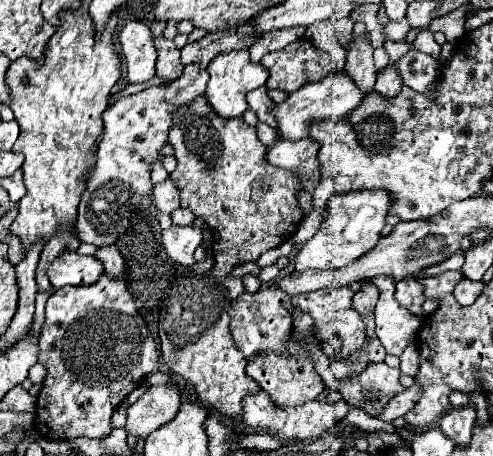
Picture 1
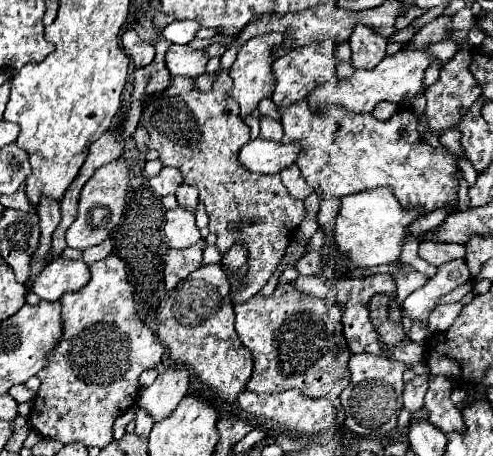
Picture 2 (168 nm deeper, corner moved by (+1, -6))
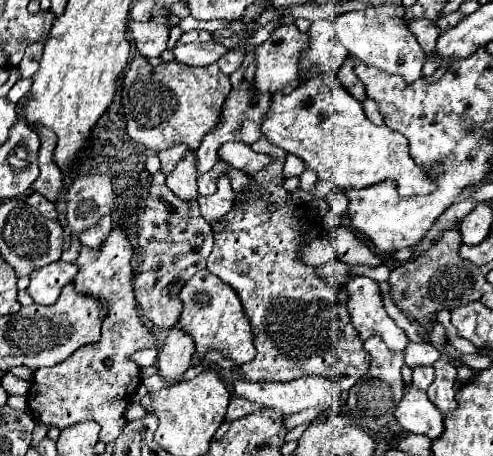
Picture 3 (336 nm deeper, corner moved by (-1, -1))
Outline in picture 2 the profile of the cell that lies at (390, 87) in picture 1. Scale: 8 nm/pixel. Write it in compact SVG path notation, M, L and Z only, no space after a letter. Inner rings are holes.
M380 102L376 104L376 108L372 110L372 116L378 118L378 120L388 120L390 114L394 114L398 110L398 104L392 104L392 102Z

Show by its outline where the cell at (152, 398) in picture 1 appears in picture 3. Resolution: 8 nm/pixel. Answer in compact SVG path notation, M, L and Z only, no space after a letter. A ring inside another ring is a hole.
M178 325L170 329L166 341L158 353L158 371L166 381L176 381L190 367L196 345L192 337Z

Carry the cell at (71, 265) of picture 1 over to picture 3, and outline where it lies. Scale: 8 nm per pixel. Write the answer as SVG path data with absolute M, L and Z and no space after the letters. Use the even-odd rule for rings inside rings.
M56 261L46 267L34 269L30 273L30 285L28 293L38 305L52 305L60 297L60 291L66 283L70 283L76 275L76 265L74 263L64 263Z

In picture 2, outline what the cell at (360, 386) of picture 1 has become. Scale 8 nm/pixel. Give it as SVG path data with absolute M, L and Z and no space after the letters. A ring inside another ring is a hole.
M358 354L348 362L350 382L340 394L340 402L346 410L344 426L362 438L384 438L396 428L398 414L402 410L402 374L406 370L404 362L382 358L374 354Z

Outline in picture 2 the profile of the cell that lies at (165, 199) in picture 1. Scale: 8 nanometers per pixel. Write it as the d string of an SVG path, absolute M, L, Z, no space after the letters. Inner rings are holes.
M164 168L158 176L150 178L150 186L154 188L154 192L164 198L170 194L176 194L178 186L182 184L182 174L178 168Z

